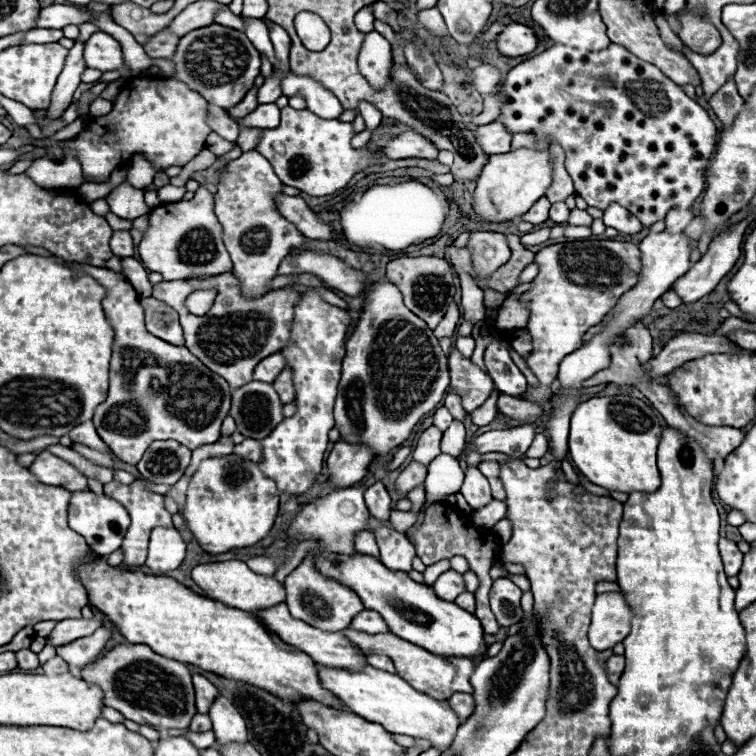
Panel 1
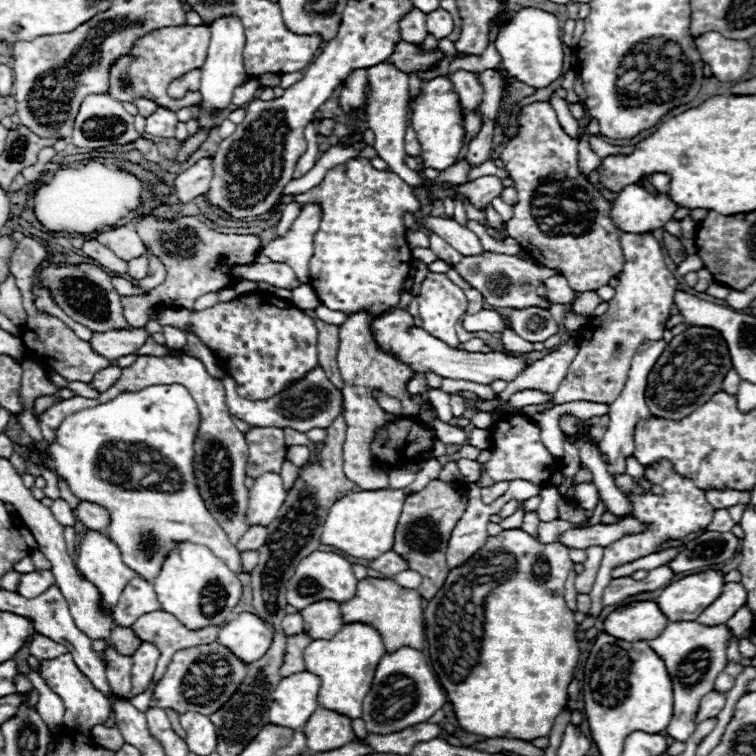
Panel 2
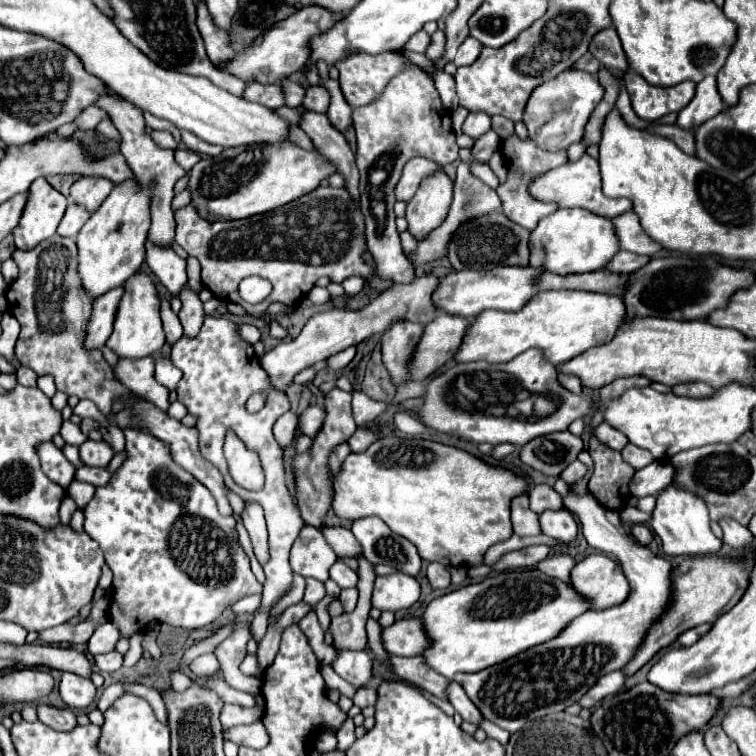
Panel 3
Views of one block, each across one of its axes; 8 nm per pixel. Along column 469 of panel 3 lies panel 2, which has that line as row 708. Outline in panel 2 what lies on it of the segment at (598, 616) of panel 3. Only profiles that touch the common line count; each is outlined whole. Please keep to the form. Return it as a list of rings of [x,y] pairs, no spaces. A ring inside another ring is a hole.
[[[670,622],[662,634],[654,640],[650,640],[650,648],[658,652],[660,658],[666,660],[666,666],[670,670],[672,686],[674,686],[674,718],[666,732],[680,742],[686,742],[688,736],[696,730],[696,724],[692,722],[698,702],[702,696],[706,696],[718,674],[726,668],[726,648],[728,648],[730,630],[726,624],[718,626],[704,626],[698,622]]]

